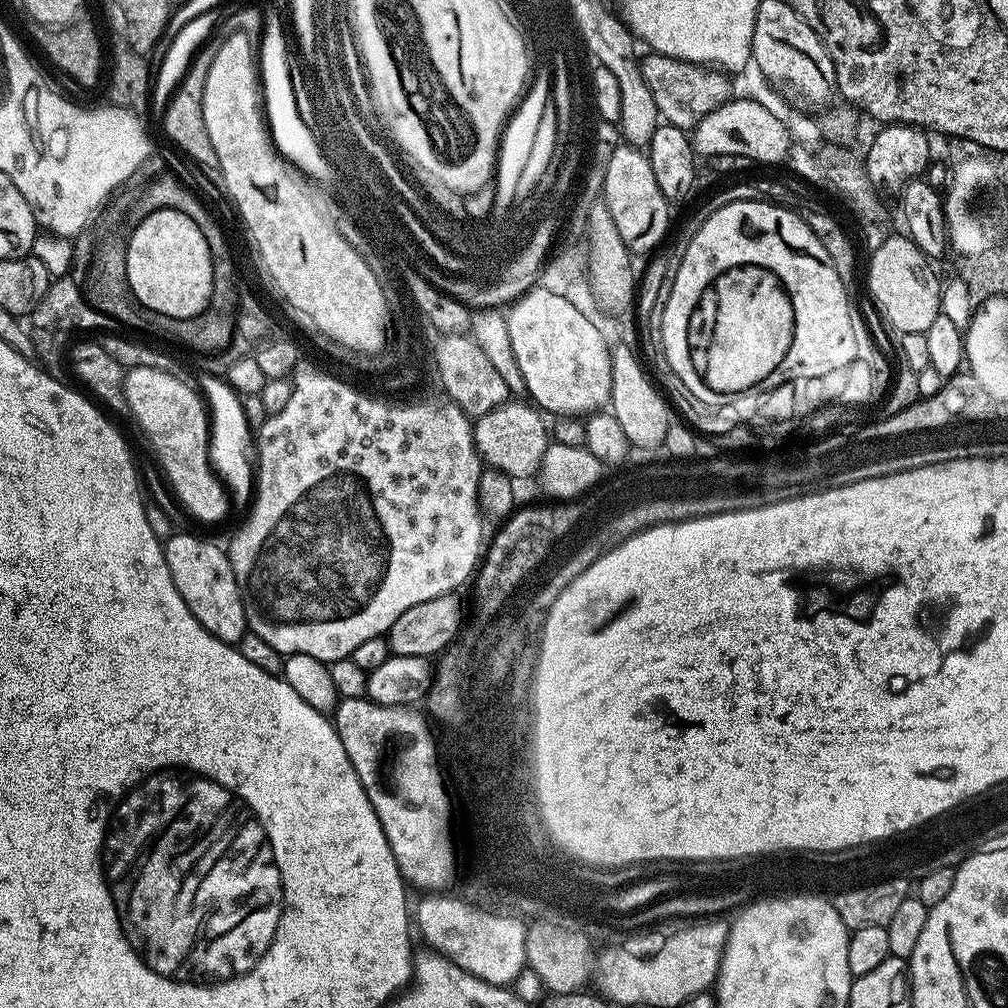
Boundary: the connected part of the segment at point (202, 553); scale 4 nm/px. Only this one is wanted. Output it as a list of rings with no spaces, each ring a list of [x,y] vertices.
[[[173,534],[163,541],[163,545],[166,566],[170,566],[170,578],[174,578],[174,586],[178,586],[182,602],[190,606],[190,614],[194,614],[201,626],[210,630],[210,634],[214,634],[214,638],[227,644],[239,645],[241,638],[248,631],[248,619],[227,551],[221,545],[219,548],[200,536],[179,534]]]

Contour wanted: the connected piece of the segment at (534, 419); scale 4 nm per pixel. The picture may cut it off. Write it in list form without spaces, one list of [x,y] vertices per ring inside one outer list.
[[[509,402],[475,417],[472,430],[472,441],[476,443],[476,452],[481,461],[488,468],[497,468],[499,472],[511,476],[516,482],[527,476],[535,477],[539,473],[544,452],[550,443],[550,432],[546,424],[544,428],[545,417],[531,403],[520,403],[524,402]]]

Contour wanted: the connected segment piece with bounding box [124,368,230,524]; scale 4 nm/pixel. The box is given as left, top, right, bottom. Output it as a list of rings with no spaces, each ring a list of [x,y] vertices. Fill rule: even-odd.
[[[127,369],[124,373],[124,393],[128,412],[148,435],[160,459],[160,468],[169,486],[176,491],[181,506],[194,519],[204,524],[216,524],[230,512],[230,501],[208,457],[210,413],[201,393],[180,379],[179,375],[163,373],[162,370]]]

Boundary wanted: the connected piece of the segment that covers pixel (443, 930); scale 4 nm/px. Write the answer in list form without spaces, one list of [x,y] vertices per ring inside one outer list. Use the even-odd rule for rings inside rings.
[[[428,894],[414,908],[414,924],[420,927],[429,949],[439,952],[462,970],[482,978],[482,982],[511,985],[524,968],[522,964],[523,940],[520,923],[509,918],[500,918],[487,907],[477,906],[459,895]]]

